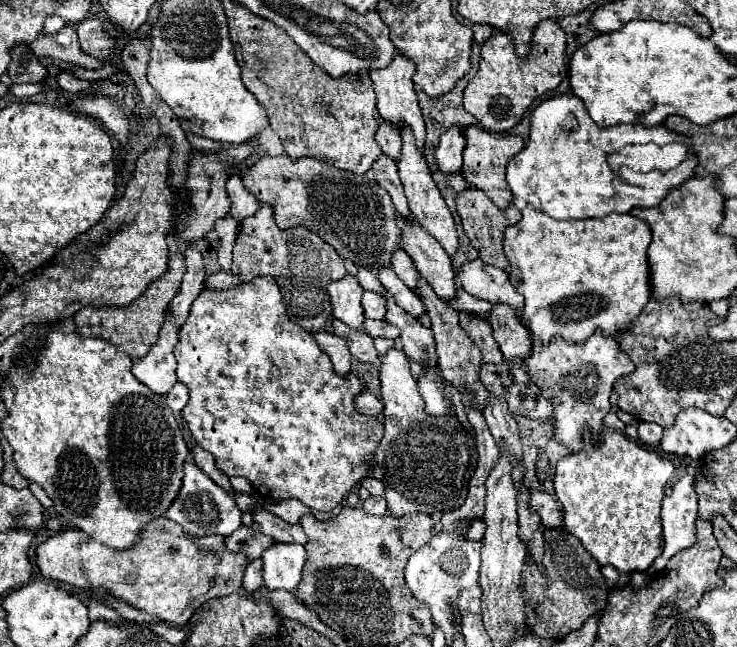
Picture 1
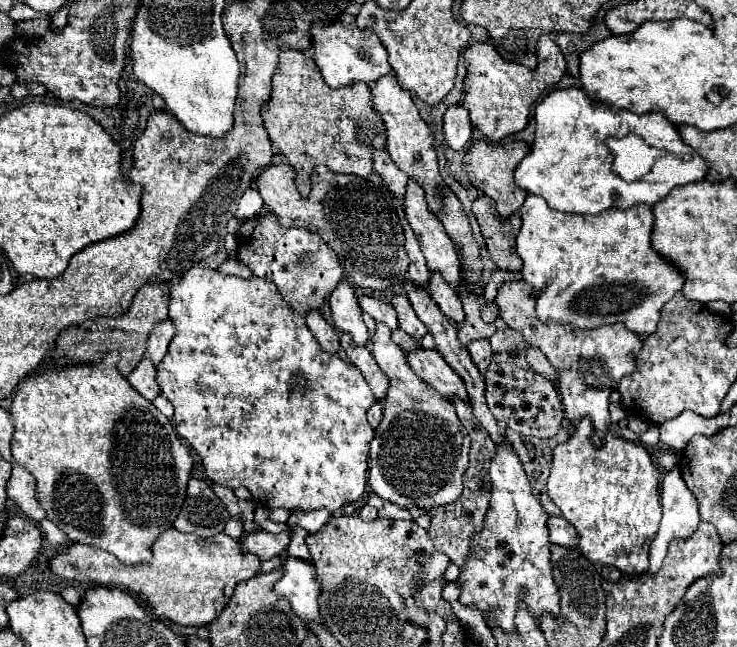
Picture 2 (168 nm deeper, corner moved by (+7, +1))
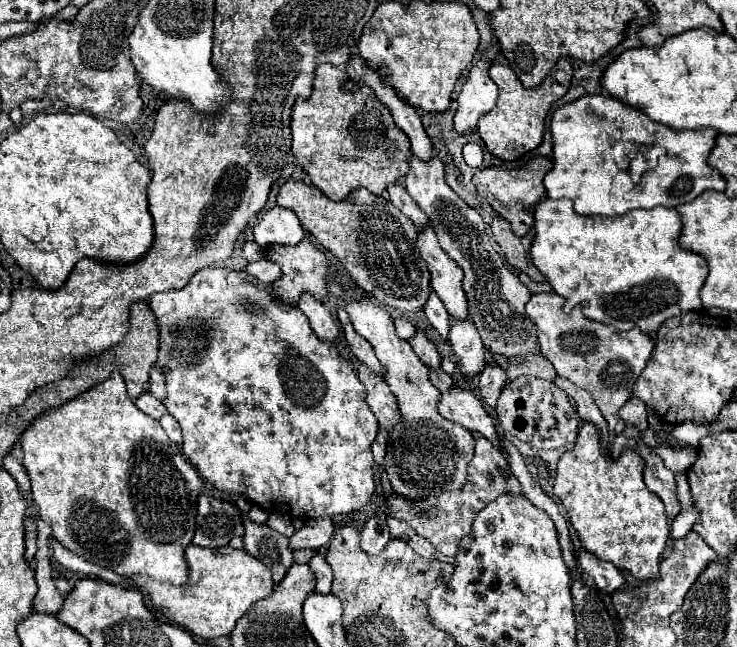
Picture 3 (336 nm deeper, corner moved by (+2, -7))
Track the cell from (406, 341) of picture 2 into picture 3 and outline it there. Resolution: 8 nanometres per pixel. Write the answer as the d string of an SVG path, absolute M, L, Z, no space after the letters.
M430 369L430 381L442 393L448 393L452 389L452 385L454 385L454 379L450 375L446 375L442 369Z

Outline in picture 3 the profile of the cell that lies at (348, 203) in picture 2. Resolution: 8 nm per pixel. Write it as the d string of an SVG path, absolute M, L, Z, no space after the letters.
M286 181L278 193L278 205L290 207L302 227L340 259L356 285L362 285L362 291L372 299L400 311L424 309L432 287L428 267L416 247L418 229L388 199L376 197L366 189L356 189L344 201L336 203L314 185Z

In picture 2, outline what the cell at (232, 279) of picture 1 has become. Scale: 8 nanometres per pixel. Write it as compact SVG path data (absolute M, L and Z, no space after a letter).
M227 259L221 267L219 267L221 273L227 273L227 275L235 275L235 277L243 277L243 279L249 279L251 277L251 271L247 265L241 265L237 259Z

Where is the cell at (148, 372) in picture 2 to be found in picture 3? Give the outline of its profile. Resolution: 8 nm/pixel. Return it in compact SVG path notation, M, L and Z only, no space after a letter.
M148 391L142 393L134 403L136 403L136 407L138 407L142 413L146 413L148 417L152 417L154 421L160 421L160 417L168 413L166 407L164 407L156 397L152 397Z

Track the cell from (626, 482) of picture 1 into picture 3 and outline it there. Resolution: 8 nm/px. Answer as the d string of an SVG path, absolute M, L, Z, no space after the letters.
M585 423L578 431L574 449L566 451L558 461L554 495L568 511L570 523L592 555L630 571L638 581L658 577L660 555L670 539L670 527L664 503L644 485L644 459L636 451L626 449L618 461L604 457L598 429Z

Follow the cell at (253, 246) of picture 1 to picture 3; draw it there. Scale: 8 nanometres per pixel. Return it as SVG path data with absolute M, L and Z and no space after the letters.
M308 237L304 241L300 241L298 245L294 245L294 247L292 245L266 247L266 257L272 263L278 263L282 267L284 275L272 287L274 287L274 293L278 293L278 297L282 297L282 301L290 303L290 305L296 305L302 293L310 293L312 297L322 301L326 297L326 275L336 277L336 271L330 269L330 263L324 257L324 253L314 243L310 243Z

